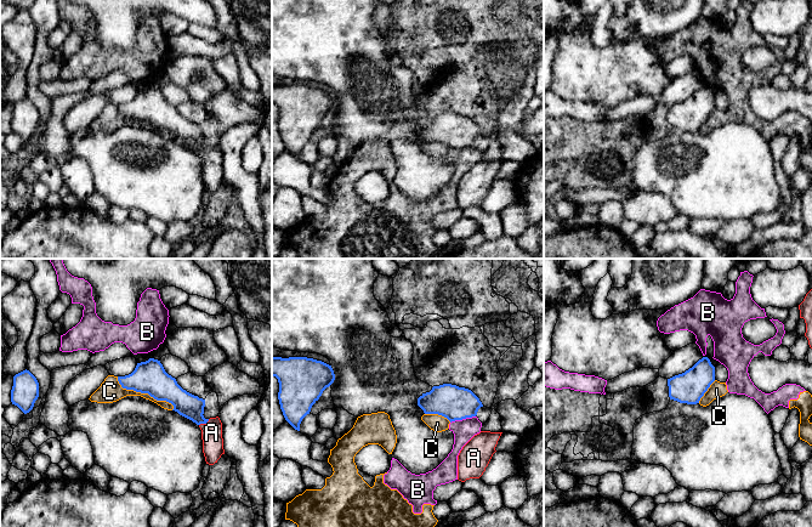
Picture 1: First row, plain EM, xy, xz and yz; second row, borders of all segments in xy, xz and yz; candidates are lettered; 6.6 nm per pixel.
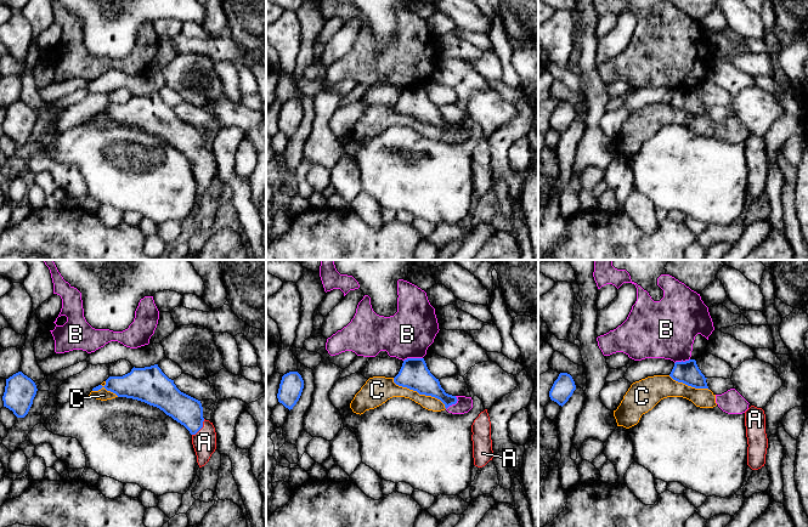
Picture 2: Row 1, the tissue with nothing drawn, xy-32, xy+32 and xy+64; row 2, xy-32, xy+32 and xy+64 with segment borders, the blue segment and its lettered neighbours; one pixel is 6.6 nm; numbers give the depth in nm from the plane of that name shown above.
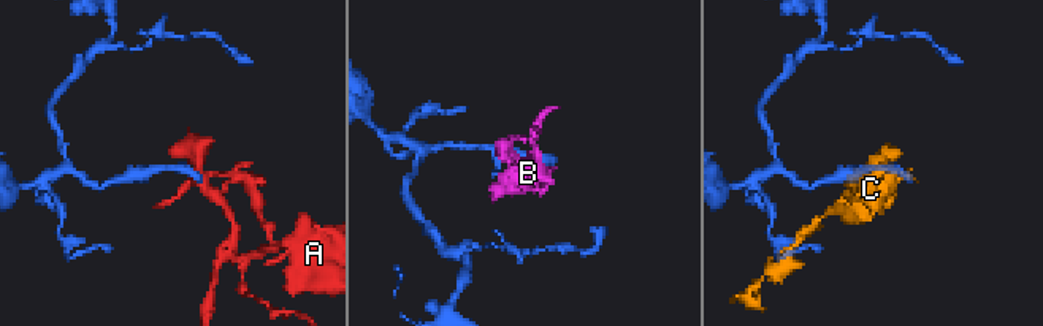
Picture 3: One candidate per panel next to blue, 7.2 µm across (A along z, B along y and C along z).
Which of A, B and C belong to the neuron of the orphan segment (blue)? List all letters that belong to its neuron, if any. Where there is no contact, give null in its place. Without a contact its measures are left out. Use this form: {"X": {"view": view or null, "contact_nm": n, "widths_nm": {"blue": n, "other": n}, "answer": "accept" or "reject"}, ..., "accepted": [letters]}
{"A": {"view": "xy", "contact_nm": 80, "widths_nm": {"blue": 160, "other": 140}, "answer": "accept"}, "B": {"view": "xz", "contact_nm": 180, "widths_nm": {"blue": 220, "other": 150}, "answer": "reject"}, "C": {"view": "xy", "contact_nm": 440, "widths_nm": {"blue": 220, "other": 150}, "answer": "reject"}, "accepted": ["A"]}

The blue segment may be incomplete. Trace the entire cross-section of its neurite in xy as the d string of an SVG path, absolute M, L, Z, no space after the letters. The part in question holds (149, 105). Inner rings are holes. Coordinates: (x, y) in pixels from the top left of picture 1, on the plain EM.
M149 86L137 91L131 102L118 104L118 109L123 117L148 121L157 129L171 131L172 138L195 151L201 158L206 192L214 193L225 182L220 146L205 147L205 128L183 118L176 107L165 100L160 89Z

